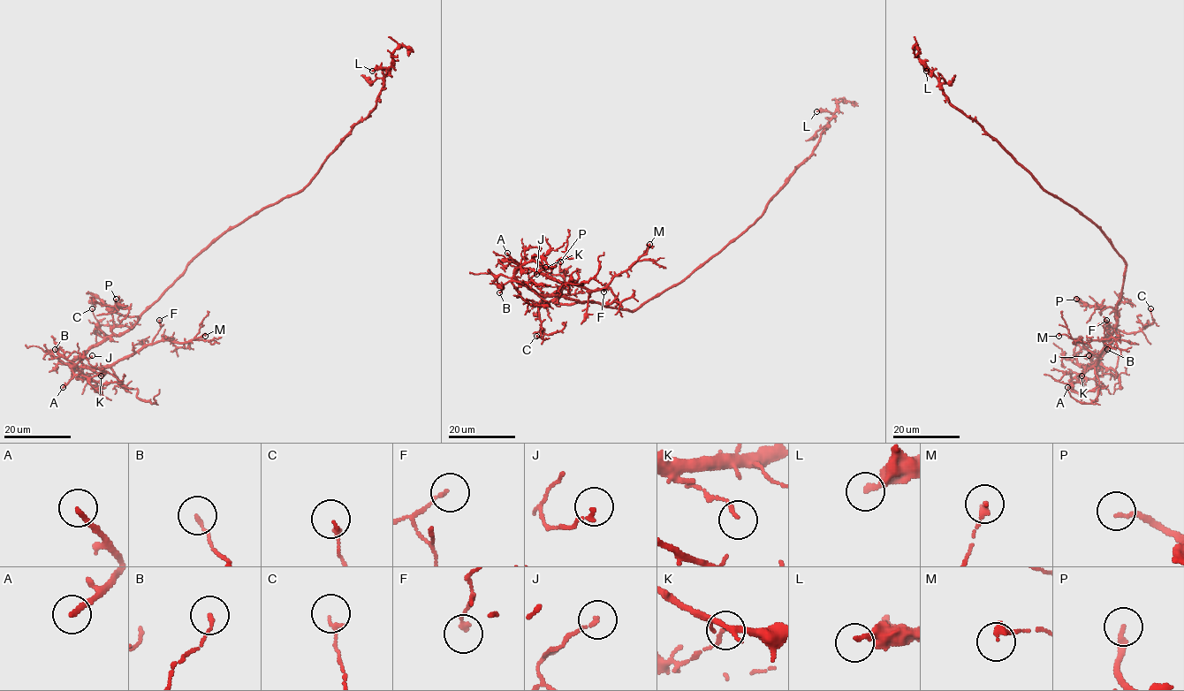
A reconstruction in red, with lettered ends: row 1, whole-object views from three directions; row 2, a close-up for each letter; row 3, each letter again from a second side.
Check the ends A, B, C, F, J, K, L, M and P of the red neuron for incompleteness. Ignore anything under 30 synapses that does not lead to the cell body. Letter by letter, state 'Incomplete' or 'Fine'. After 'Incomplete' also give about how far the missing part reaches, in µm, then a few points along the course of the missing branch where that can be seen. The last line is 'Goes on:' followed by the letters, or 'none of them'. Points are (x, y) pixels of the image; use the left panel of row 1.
A: Incomplete. Missing length about 45 µm
B: Fine
C: Fine
F: Fine
J: Fine
K: Fine
L: Fine
M: Fine
P: Fine
Goes on: A

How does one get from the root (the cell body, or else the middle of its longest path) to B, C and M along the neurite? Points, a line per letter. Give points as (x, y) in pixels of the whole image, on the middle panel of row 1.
B: (648, 300), (633, 311), (605, 307), (563, 295), (536, 293), (513, 278), (503, 284), (499, 292)
C: (648, 300), (630, 311), (547, 293), (538, 306), (543, 337), (536, 336)
M: (648, 300), (630, 311), (542, 295), (514, 274), (535, 269), (600, 290), (649, 244)

